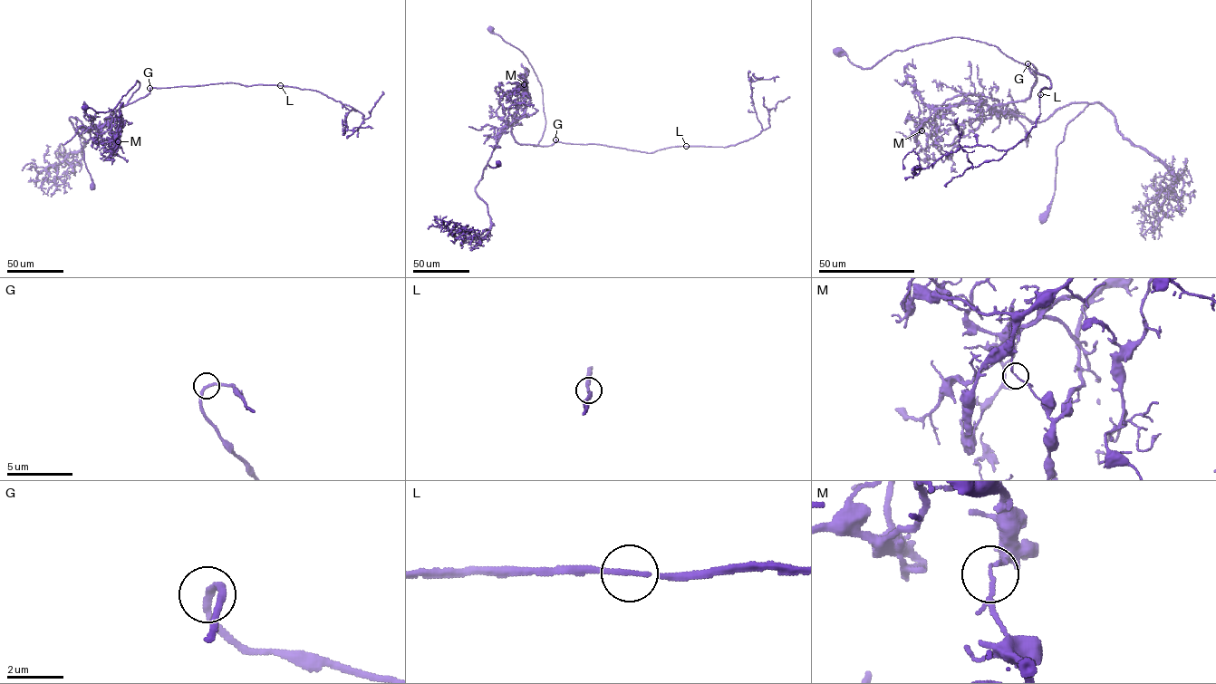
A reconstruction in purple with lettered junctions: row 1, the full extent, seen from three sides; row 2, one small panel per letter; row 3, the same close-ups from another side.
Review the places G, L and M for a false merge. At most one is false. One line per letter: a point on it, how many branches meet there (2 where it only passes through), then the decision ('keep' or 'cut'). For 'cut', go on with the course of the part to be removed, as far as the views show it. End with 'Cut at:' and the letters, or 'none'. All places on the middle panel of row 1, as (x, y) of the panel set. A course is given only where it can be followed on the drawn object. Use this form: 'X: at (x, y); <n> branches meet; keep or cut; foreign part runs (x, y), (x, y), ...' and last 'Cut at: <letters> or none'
G: at (555, 139); 2 branches meet; keep
L: at (686, 146); 2 branches meet; keep
M: at (524, 84); 2 branches meet; cut; foreign part runs (524, 84), (511, 124), (520, 144), (555, 139), (648, 153), (757, 136), (750, 72)
Cut at: M

